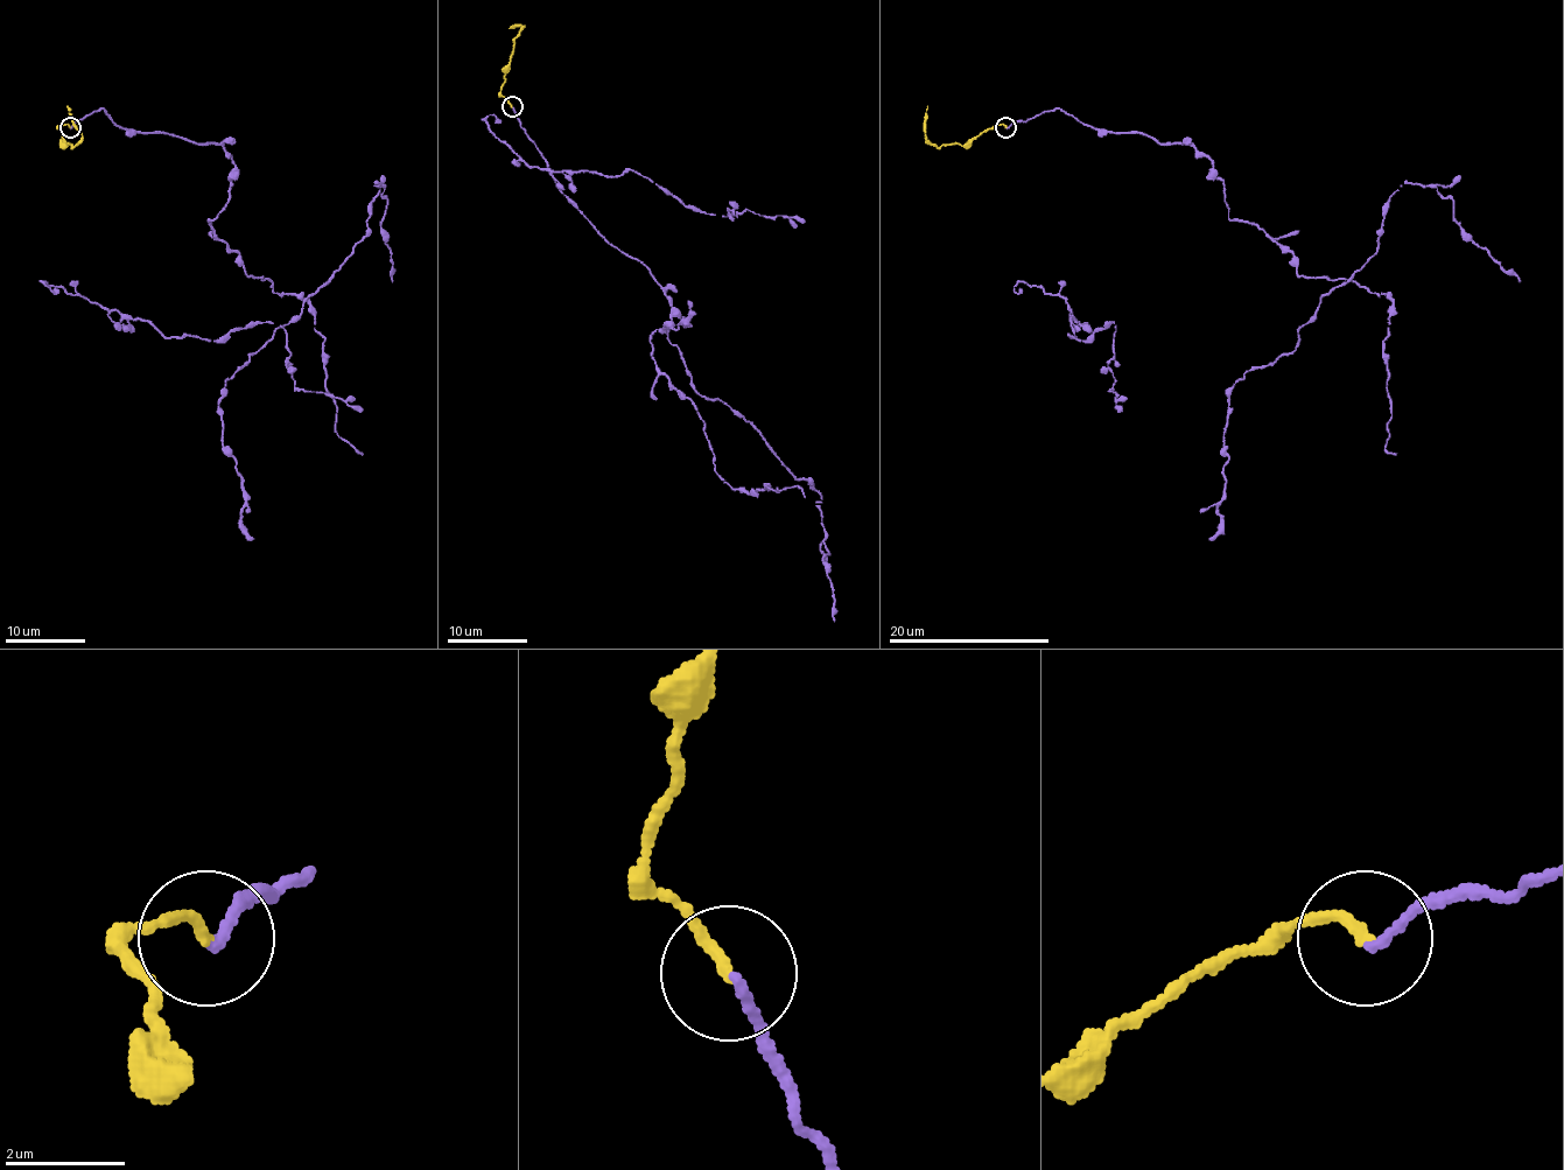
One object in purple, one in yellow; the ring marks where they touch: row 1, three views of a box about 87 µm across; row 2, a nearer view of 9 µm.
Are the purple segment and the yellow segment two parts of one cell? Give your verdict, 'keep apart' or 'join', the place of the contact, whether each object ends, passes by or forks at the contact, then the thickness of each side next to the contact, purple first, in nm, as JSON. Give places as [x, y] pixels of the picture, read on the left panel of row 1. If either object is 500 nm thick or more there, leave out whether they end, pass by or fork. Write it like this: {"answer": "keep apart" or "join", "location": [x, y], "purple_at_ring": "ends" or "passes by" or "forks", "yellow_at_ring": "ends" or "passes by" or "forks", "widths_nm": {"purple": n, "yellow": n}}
{"answer": "join", "location": [70, 127], "purple_at_ring": "ends", "yellow_at_ring": "ends", "widths_nm": {"purple": 140, "yellow": 190}}

